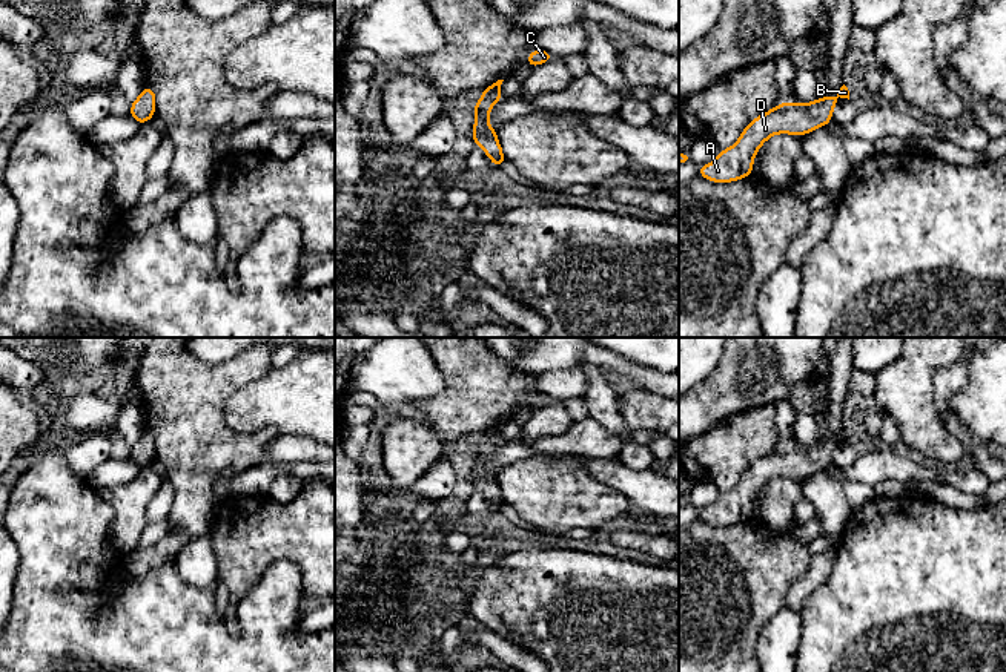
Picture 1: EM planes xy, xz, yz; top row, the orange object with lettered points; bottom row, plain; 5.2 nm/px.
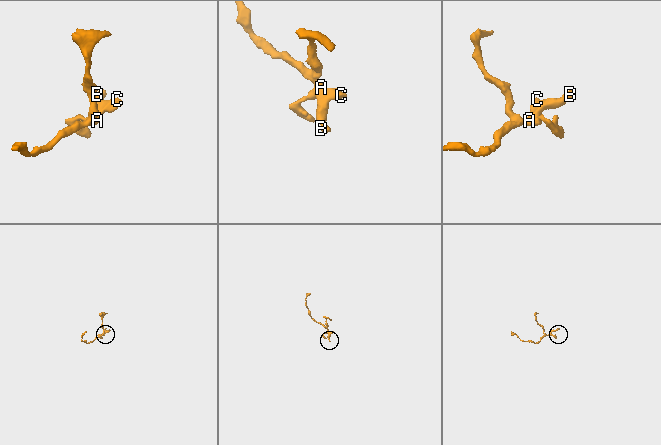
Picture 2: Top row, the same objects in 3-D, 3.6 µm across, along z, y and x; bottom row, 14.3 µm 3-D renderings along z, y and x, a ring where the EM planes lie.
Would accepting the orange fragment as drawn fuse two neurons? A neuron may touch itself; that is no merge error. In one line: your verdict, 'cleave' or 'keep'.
keep

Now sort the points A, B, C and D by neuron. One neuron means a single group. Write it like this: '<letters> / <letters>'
A B C D

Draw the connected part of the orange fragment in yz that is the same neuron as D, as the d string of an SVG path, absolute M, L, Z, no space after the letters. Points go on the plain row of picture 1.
M843 428L837 439L829 439L808 448L782 446L756 460L740 477L737 486L719 496L707 509L699 509L697 519L714 526L731 526L746 522L753 514L753 503L759 491L776 477L806 479L832 463L837 442L848 442L849 434Z

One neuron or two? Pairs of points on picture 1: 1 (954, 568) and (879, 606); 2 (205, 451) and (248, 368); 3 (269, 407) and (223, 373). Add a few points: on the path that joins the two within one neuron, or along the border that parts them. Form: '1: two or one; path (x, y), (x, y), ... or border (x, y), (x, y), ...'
1: one; path (936, 586), (916, 606), (897, 606)
2: one; path (205, 430), (205, 405), (226, 384)
3: two; border (272, 368), (240, 385), (228, 399), (223, 418)

